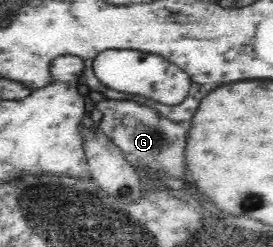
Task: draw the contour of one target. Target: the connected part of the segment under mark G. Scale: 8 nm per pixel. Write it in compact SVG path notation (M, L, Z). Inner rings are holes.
M104 99L96 103L96 109L104 115L98 126L122 151L126 160L134 166L143 166L146 171L164 170L176 179L188 178L184 172L184 150L187 130L169 119L162 119L156 110L140 106L134 101Z

